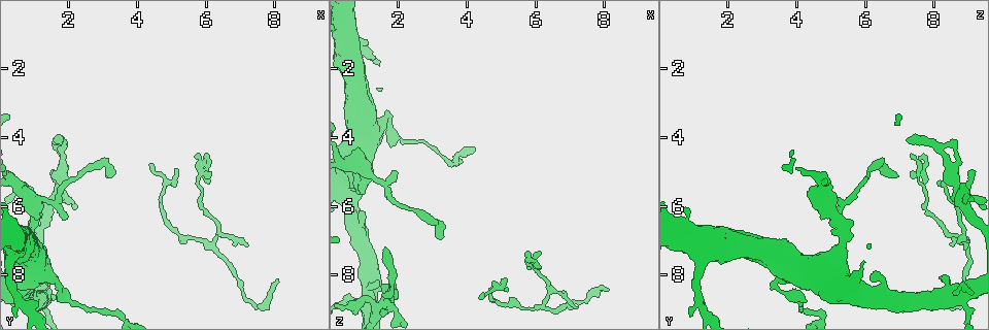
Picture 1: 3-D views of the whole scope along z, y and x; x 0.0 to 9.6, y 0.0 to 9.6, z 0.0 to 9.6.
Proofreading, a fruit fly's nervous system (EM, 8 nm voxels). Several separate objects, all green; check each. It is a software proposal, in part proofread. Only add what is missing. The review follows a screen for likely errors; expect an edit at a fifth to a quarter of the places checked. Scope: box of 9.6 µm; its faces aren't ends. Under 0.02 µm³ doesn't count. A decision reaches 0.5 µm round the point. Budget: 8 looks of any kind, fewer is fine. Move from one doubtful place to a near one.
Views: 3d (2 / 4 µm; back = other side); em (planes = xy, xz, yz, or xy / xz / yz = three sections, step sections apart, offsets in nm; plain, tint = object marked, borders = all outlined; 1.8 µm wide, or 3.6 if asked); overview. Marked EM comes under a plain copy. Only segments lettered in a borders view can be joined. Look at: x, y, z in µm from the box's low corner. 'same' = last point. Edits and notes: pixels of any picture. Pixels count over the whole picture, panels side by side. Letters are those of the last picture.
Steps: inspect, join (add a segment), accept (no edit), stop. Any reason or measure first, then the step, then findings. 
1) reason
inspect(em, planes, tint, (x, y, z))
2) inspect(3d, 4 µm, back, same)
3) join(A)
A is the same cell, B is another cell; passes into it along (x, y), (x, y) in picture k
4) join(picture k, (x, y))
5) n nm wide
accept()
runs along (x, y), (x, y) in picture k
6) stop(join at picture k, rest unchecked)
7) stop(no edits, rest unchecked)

an open end
inspect(em, planes, borders, (6.05, 5.30, 7.65))

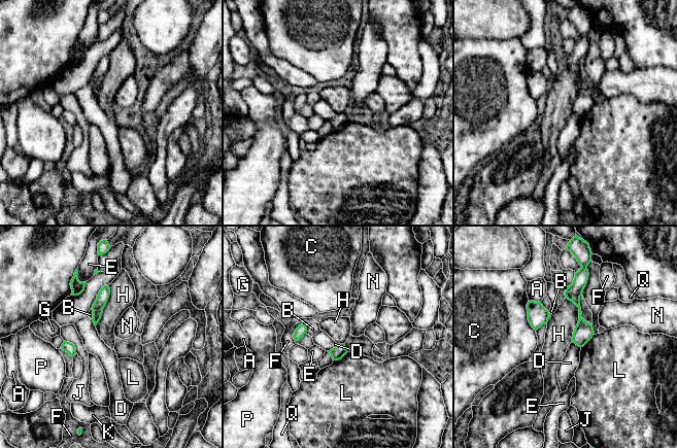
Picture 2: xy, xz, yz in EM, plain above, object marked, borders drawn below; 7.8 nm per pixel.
accept()
A, B, C, D, E, F, G, H, J, K, L, N, P and Q are other cells; border along (566, 297), (578, 308), (572, 341) in picture 2; none of them fits

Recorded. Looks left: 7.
free end
inspect(em, yz, step 16, tint, (3.30, 5.15, 7.00))

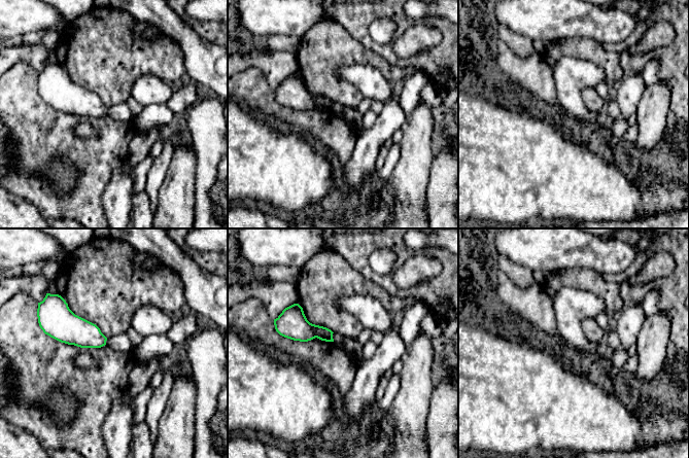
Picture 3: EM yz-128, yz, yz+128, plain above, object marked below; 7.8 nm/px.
what lies round it
inspect(em, yz, step 16, borders, same)

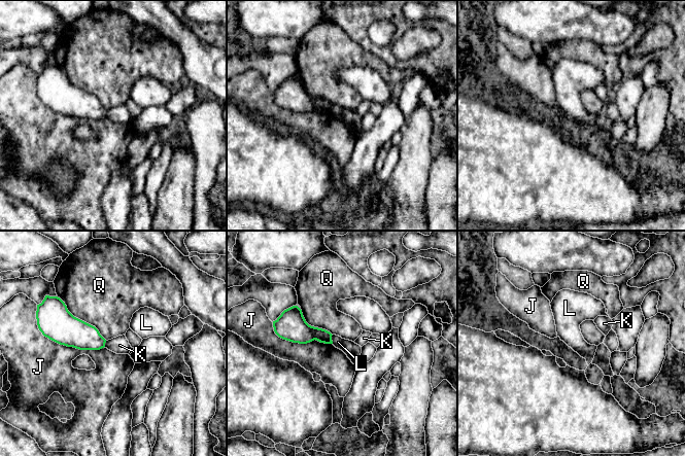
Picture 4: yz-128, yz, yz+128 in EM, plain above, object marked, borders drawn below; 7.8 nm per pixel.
Q touches over 480 nm
accept()
J, K, L and Q are other cells; border along (333, 335), (332, 343) in picture 4; none of them fits

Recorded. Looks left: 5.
a fork
inspect(3d, 4 µm, back, (6.15, 7.10, 8.95))

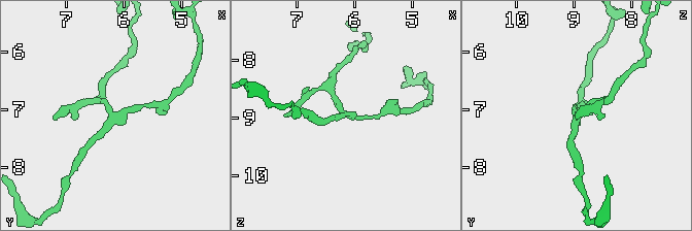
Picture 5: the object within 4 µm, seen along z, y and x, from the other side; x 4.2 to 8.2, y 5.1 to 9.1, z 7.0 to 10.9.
inspect(em, planes, tint, (6.15, 7.15, 8.95))

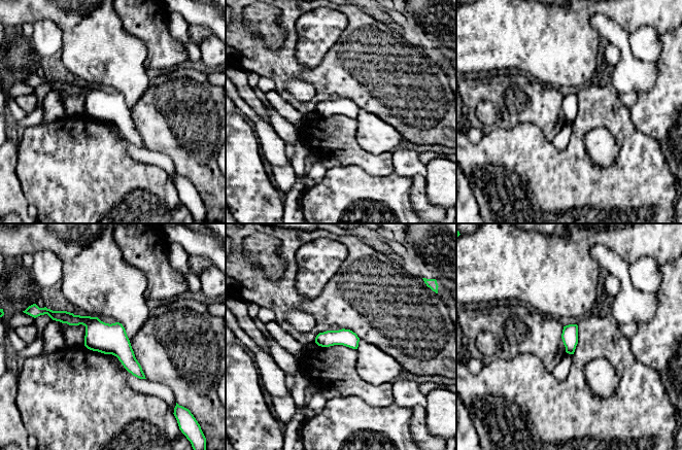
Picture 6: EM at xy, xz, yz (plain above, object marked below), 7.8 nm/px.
see the neighbours
inspect(em, planes, borders, same)

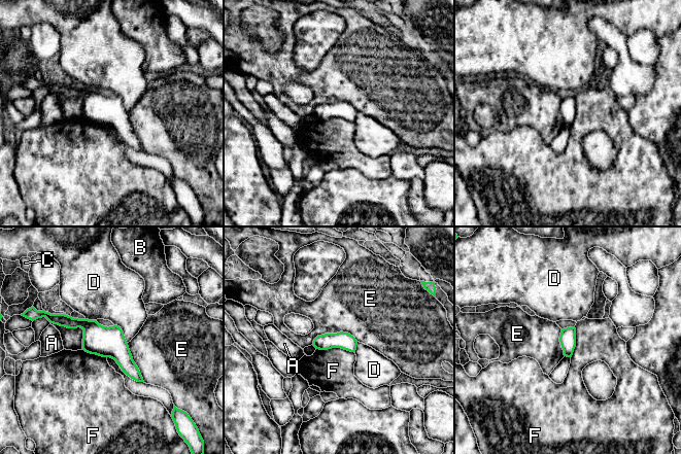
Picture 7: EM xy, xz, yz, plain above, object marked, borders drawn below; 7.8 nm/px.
E touches over 320 nm
accept()
A, B, C, D, E and F are other cells; runs along (52, 318), (86, 324), (139, 379) in picture 7; no lettered segment goes on from it

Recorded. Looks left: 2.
stop(no edits, rest unchecked)

